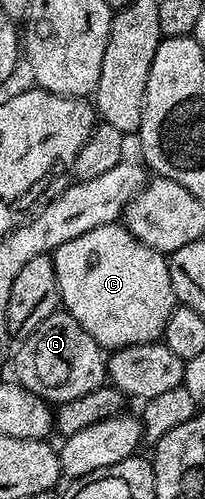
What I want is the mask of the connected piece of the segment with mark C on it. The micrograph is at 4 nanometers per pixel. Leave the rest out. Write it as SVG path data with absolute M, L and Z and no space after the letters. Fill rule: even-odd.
M124 224L95 227L63 243L53 250L51 256L64 312L70 313L75 323L79 323L79 327L83 327L83 331L87 331L87 335L91 335L102 350L114 351L162 340L167 319L175 308L169 262L151 247L139 243L139 239L132 237Z

